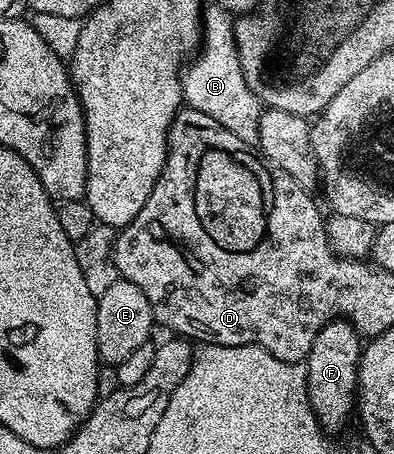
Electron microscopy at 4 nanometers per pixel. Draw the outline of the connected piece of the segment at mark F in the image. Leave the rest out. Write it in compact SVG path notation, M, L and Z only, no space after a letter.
M339 319L329 321L320 331L320 335L316 335L316 343L312 343L310 354L305 359L306 386L310 402L314 408L314 414L318 416L319 423L327 431L333 431L341 421L348 420L355 412L358 391L358 358L361 357L363 348L363 338L358 336L358 332L351 327L349 321Z

